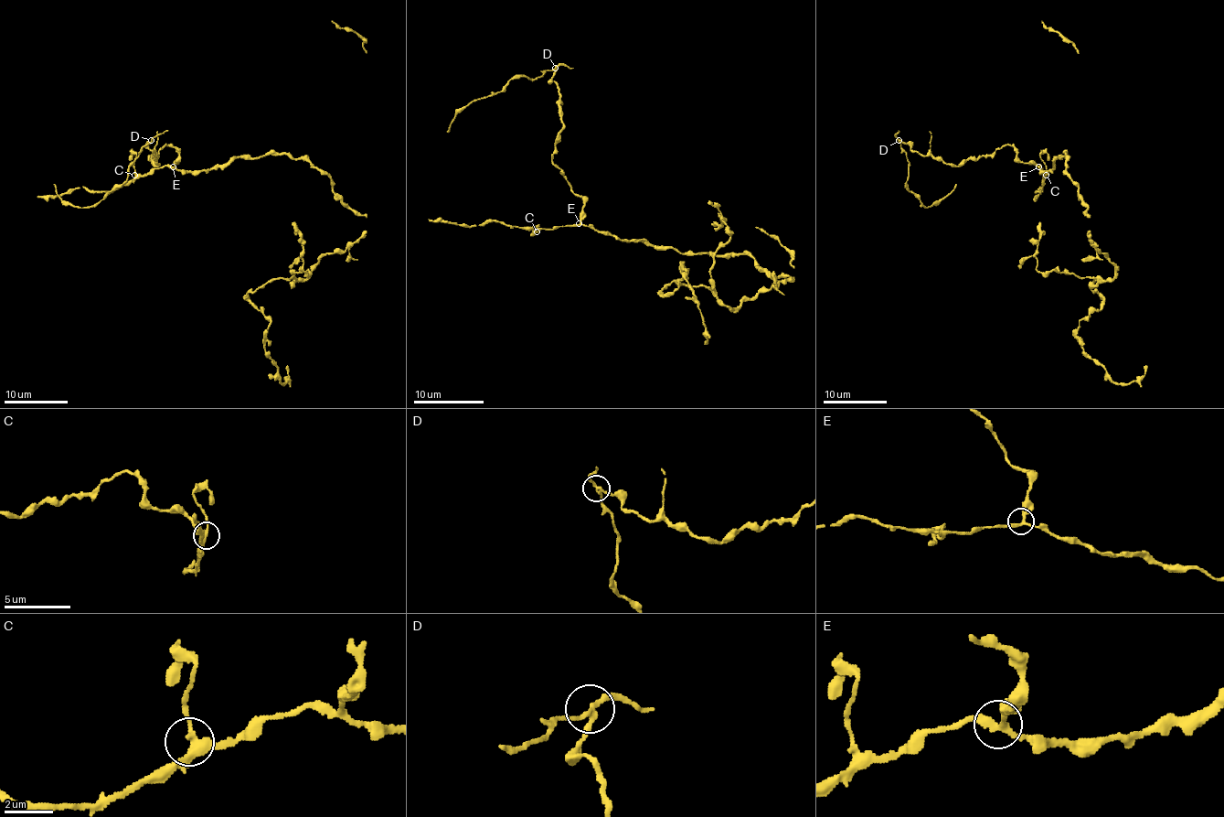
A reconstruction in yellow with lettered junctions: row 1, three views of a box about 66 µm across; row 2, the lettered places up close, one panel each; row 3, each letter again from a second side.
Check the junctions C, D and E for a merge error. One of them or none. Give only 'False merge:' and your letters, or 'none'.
False merge: D

